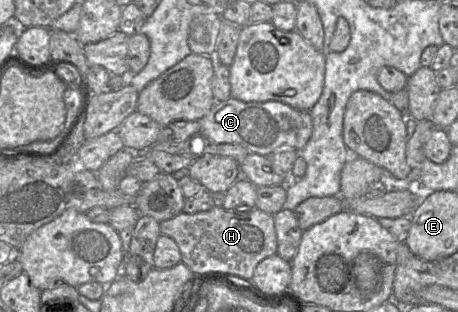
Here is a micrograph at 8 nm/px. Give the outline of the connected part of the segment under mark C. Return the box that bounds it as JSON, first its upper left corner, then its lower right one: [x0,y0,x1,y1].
[199,98,313,156]

